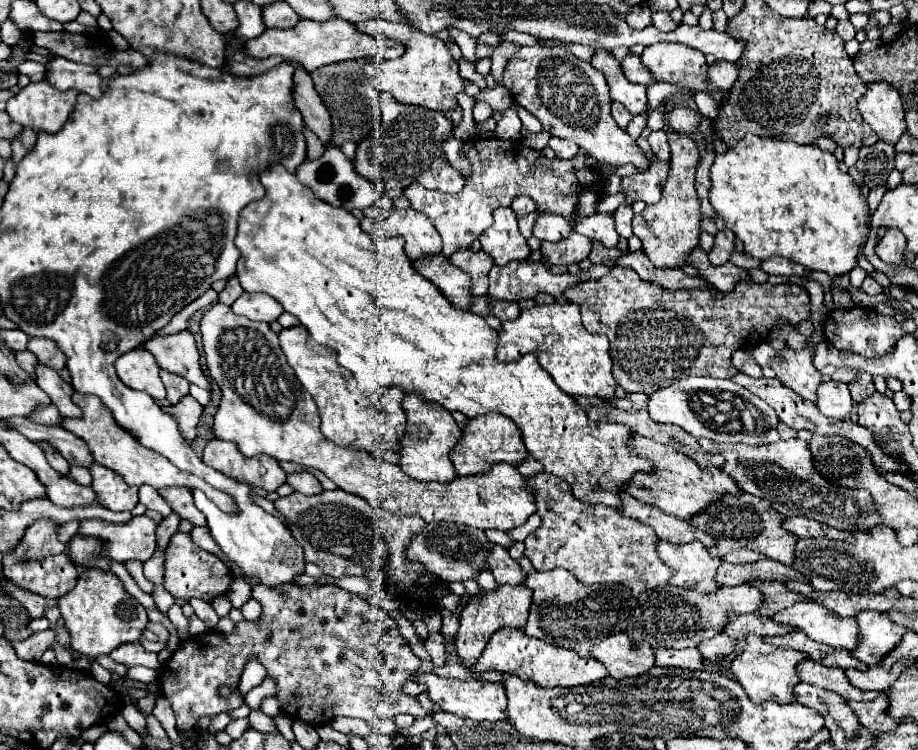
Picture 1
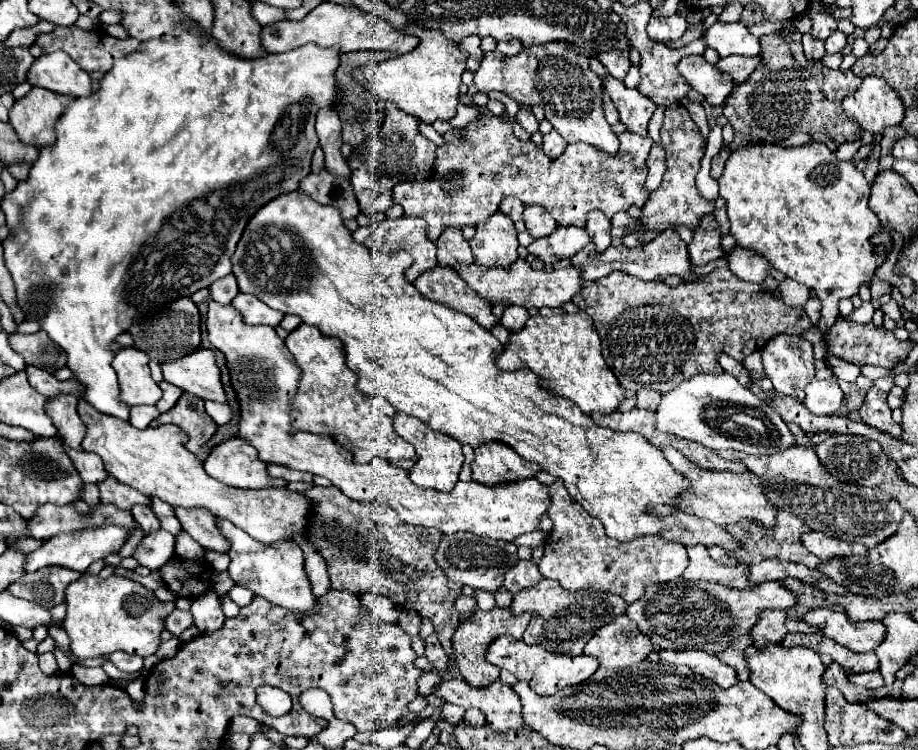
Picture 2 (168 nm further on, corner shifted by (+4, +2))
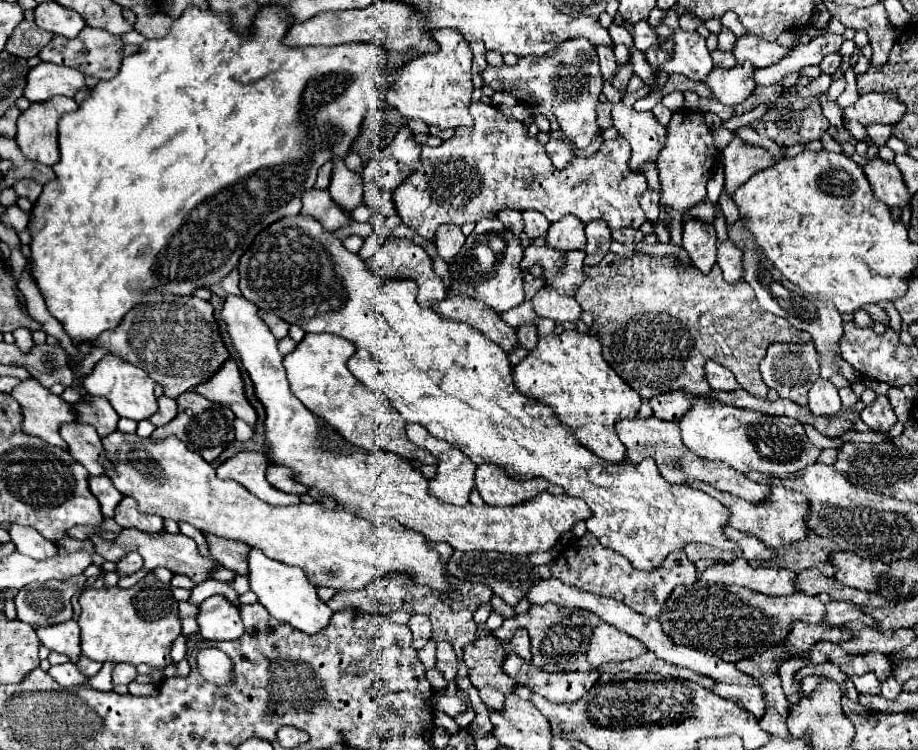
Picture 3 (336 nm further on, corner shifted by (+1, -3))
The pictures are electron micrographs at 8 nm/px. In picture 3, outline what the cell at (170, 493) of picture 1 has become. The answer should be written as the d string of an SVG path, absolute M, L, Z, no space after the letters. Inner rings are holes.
M206 535L208 545L210 545L210 553L212 557L226 569L232 569L240 575L246 577L248 573L248 565L246 565L246 557L250 553L250 547L240 543L240 541L228 541L228 539L220 539L216 535Z

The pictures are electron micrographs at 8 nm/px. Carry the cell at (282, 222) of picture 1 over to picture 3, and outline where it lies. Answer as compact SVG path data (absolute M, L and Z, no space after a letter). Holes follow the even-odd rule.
M296 215L296 217L286 217L286 219L280 219L278 223L270 225L268 229L264 229L262 233L258 233L258 237L254 239L254 243L250 245L250 249L242 255L240 259L240 265L238 265L238 271L240 271L240 291L246 299L250 299L254 305L258 305L260 309L266 309L270 313L276 313L278 317L282 317L284 321L288 321L290 325L300 325L306 333L332 333L332 335L338 335L338 337L344 337L348 339L350 343L354 343L356 347L356 355L350 357L348 361L348 369L352 371L352 375L362 381L368 389L376 391L376 393L384 393L392 407L408 421L408 423L418 423L422 427L428 429L430 435L438 437L438 439L444 439L448 441L450 445L456 445L456 449L460 449L464 455L468 455L476 465L482 465L482 463L492 463L492 465L500 465L508 477L512 479L534 479L534 477L542 477L546 479L548 483L554 483L554 485L562 485L566 489L568 495L572 497L580 497L588 503L588 507L592 509L594 517L592 517L592 535L608 549L624 555L636 569L642 569L642 571L654 571L662 565L662 561L676 549L684 549L688 543L706 543L706 545L712 545L716 549L724 549L724 551L736 551L738 545L734 541L730 541L726 535L724 535L724 527L728 525L728 509L718 503L716 499L712 499L710 495L706 495L704 491L698 491L698 489L692 489L688 485L672 485L668 481L662 479L662 475L658 473L658 467L656 463L652 461L652 457L644 459L638 467L634 467L632 463L628 461L622 461L618 465L614 463L608 463L600 457L596 457L594 453L590 453L580 441L576 441L574 433L570 427L562 425L556 417L554 417L554 411L548 407L548 405L542 405L540 401L530 401L530 397L526 397L524 393L518 393L518 389L514 389L514 381L510 381L510 361L506 359L506 353L502 351L500 345L496 345L494 341L488 341L488 337L484 337L482 333L478 333L476 329L470 329L470 325L464 325L464 323L456 323L456 321L446 321L442 319L440 315L436 315L432 309L422 309L418 303L416 303L416 285L412 281L386 281L386 285L382 285L378 281L378 277L374 277L374 273L368 269L368 265L356 255L356 253L350 253L340 239L336 239L332 233L324 231L322 225L312 219L312 217L304 217L304 215Z

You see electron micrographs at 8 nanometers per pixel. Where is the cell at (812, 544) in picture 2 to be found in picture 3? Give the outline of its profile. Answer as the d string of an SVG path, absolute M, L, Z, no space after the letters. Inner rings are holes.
M836 553L832 557L832 563L840 569L836 575L838 581L842 581L848 587L856 587L864 591L876 591L878 577L888 569L888 565L882 561L862 559L854 553Z

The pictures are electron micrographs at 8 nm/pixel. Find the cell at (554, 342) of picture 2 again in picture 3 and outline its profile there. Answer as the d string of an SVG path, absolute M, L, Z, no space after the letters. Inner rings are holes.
M578 331L540 337L538 347L512 369L512 375L514 385L520 391L550 405L556 417L564 425L572 427L578 441L592 453L610 463L624 461L626 447L622 449L614 425L620 419L634 419L640 411L642 399L604 361L602 347L596 337Z

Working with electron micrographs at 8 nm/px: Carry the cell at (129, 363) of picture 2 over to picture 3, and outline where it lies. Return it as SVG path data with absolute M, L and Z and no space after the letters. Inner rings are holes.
M106 355L94 367L94 371L88 377L84 377L84 389L88 395L108 399L120 417L128 417L134 421L148 419L150 415L156 413L158 405L156 405L156 397L154 397L154 385L156 383L140 367L134 367L132 363L126 363L124 359L120 359L116 355Z

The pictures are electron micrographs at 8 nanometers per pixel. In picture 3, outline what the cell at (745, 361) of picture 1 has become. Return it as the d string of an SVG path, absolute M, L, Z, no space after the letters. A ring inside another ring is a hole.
M706 361L704 373L706 373L706 381L708 381L708 385L710 385L712 389L720 389L720 391L736 391L736 389L740 387L738 381L734 379L734 375L732 375L726 367L718 365L716 361Z

